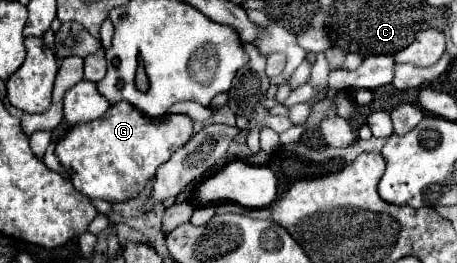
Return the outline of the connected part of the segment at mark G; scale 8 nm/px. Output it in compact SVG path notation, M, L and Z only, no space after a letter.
M115 103L95 121L75 125L63 141L57 143L57 157L71 173L73 187L91 197L109 203L137 197L145 183L153 179L155 169L163 165L193 135L193 121L187 115L169 115L169 119L151 119L135 111L129 103Z

